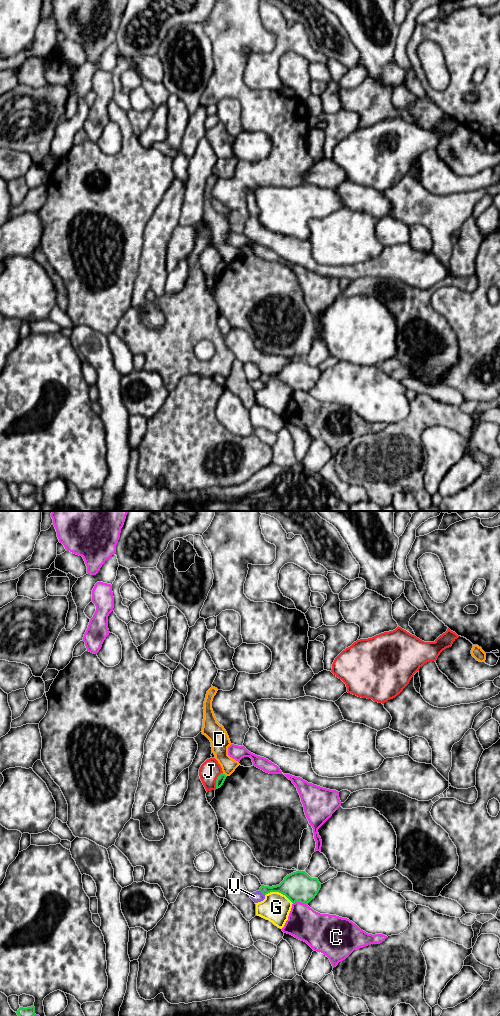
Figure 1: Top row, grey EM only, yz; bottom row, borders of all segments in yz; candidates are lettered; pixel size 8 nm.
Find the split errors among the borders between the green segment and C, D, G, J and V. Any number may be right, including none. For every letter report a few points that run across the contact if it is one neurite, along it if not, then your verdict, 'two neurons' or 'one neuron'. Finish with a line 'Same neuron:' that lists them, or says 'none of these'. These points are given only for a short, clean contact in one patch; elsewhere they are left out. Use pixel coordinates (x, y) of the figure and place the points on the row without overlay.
C: two neurons
D: line yz (222, 261), (226, 264); two neurons
G: two neurons
J: two neurons
V: two neurons
Same neuron: none of these

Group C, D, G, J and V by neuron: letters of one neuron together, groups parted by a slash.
C / D / G / J / V

